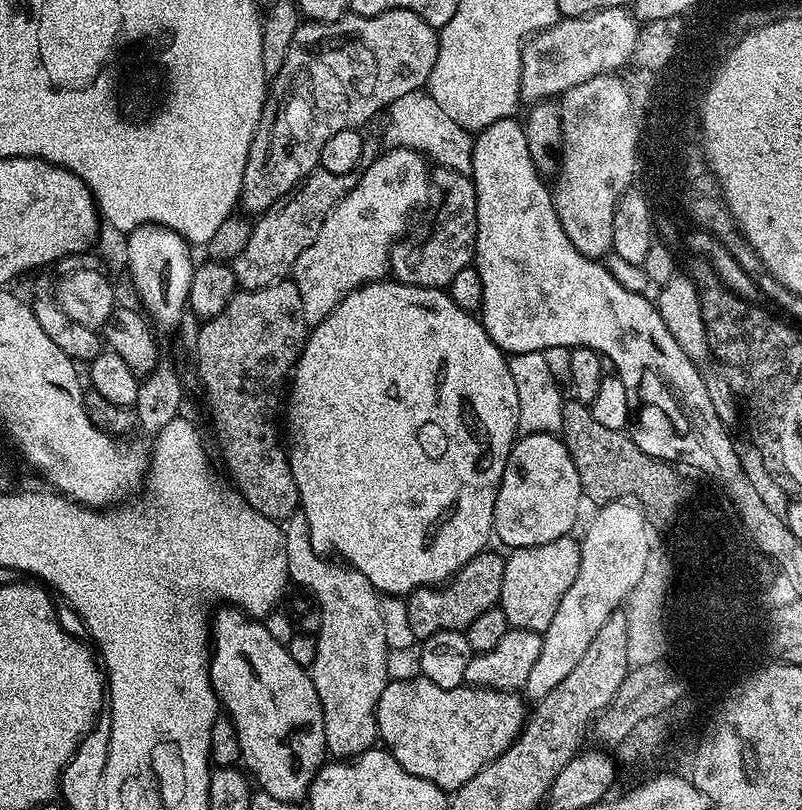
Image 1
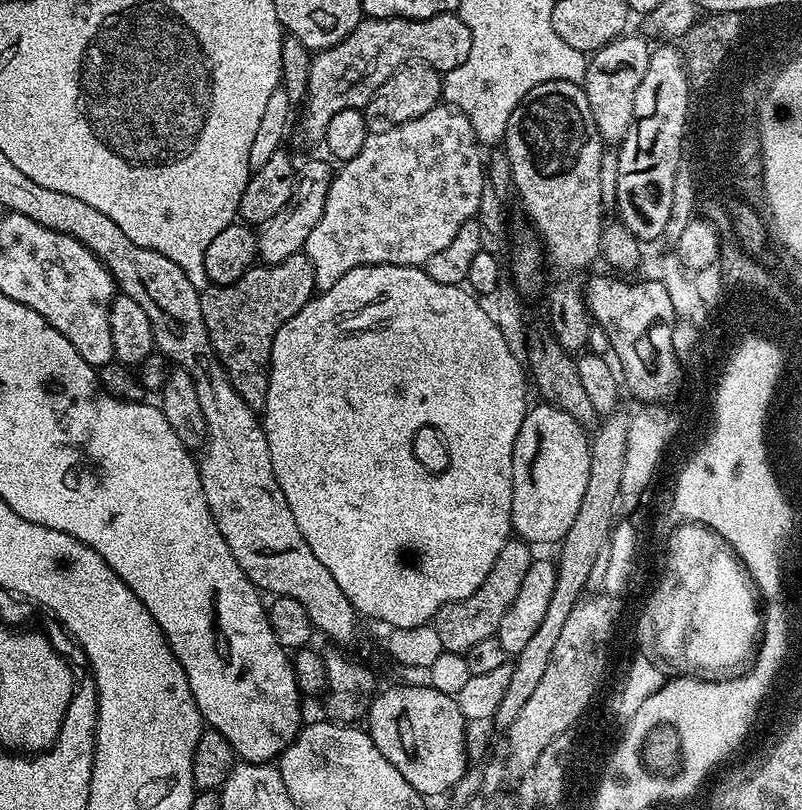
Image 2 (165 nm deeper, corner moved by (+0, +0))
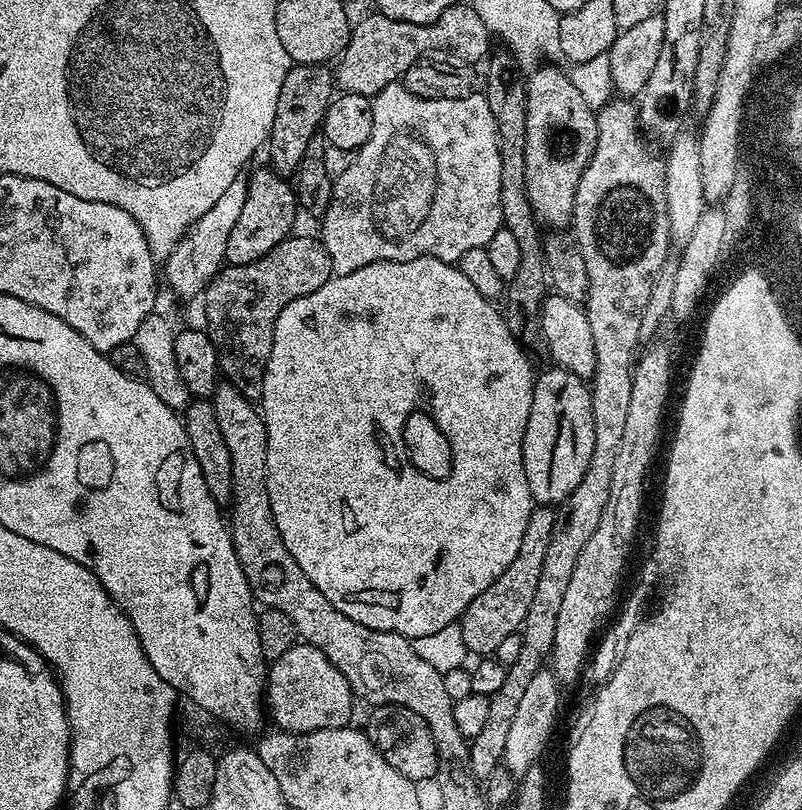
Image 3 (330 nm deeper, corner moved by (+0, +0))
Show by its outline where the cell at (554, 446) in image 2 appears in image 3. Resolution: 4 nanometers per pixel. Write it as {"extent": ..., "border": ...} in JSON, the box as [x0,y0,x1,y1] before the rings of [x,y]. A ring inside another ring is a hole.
{"extent":[522,366,594,506],"border":[[[548,366],[544,373],[535,377],[532,385],[532,401],[530,402],[530,418],[526,418],[526,434],[522,442],[522,462],[526,466],[526,482],[530,486],[533,501],[540,506],[558,506],[572,493],[574,486],[582,482],[582,474],[586,474],[586,466],[590,466],[590,453],[594,451],[594,410],[592,409],[591,387],[578,374],[570,374],[570,370],[562,370],[555,366]]]}

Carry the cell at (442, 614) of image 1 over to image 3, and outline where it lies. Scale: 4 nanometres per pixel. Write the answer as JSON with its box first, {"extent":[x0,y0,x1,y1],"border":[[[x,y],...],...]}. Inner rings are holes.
{"extent":[458,506,556,658],"border":[[[552,506],[533,507],[530,522],[526,522],[526,534],[522,534],[522,546],[514,562],[510,562],[500,577],[470,606],[466,606],[458,623],[462,630],[462,639],[466,641],[469,653],[476,658],[491,657],[498,645],[506,638],[517,635],[524,624],[526,613],[530,611],[530,602],[538,591],[538,578],[542,574],[542,561],[546,559],[546,550],[550,543],[550,530],[554,530],[556,508]]]}

